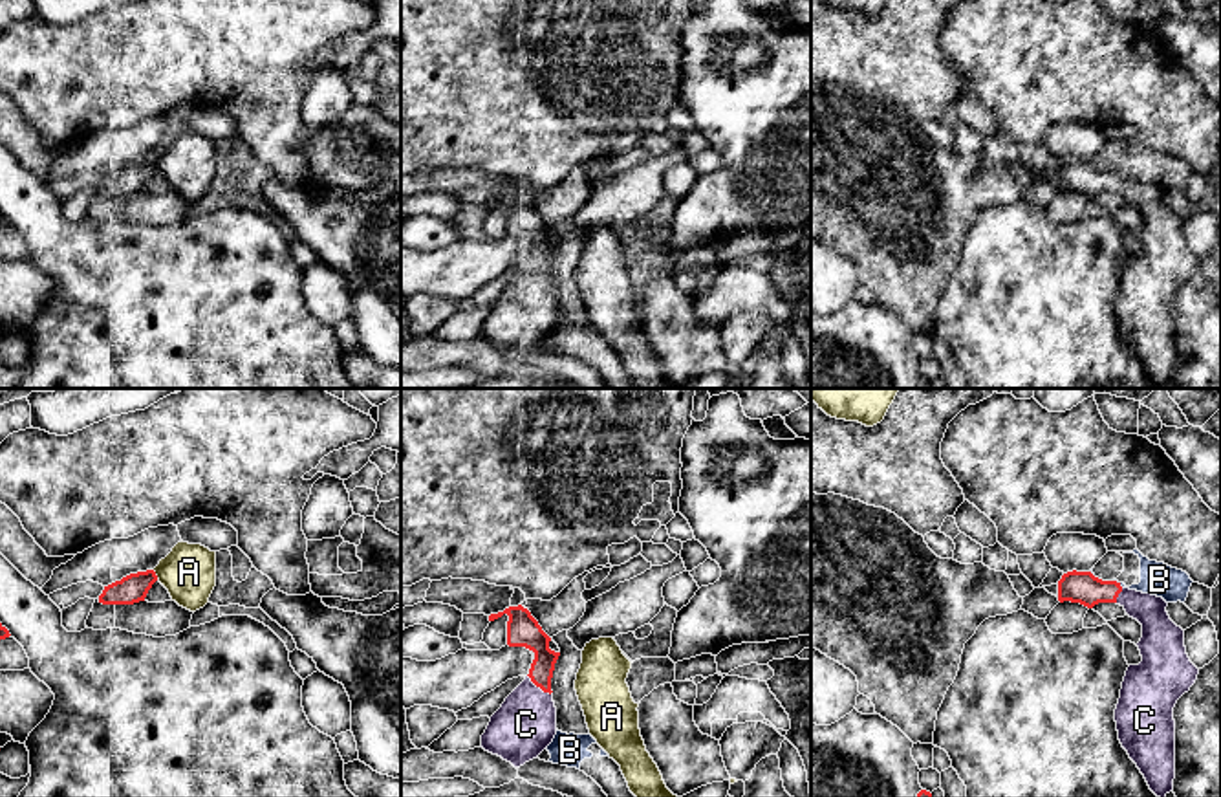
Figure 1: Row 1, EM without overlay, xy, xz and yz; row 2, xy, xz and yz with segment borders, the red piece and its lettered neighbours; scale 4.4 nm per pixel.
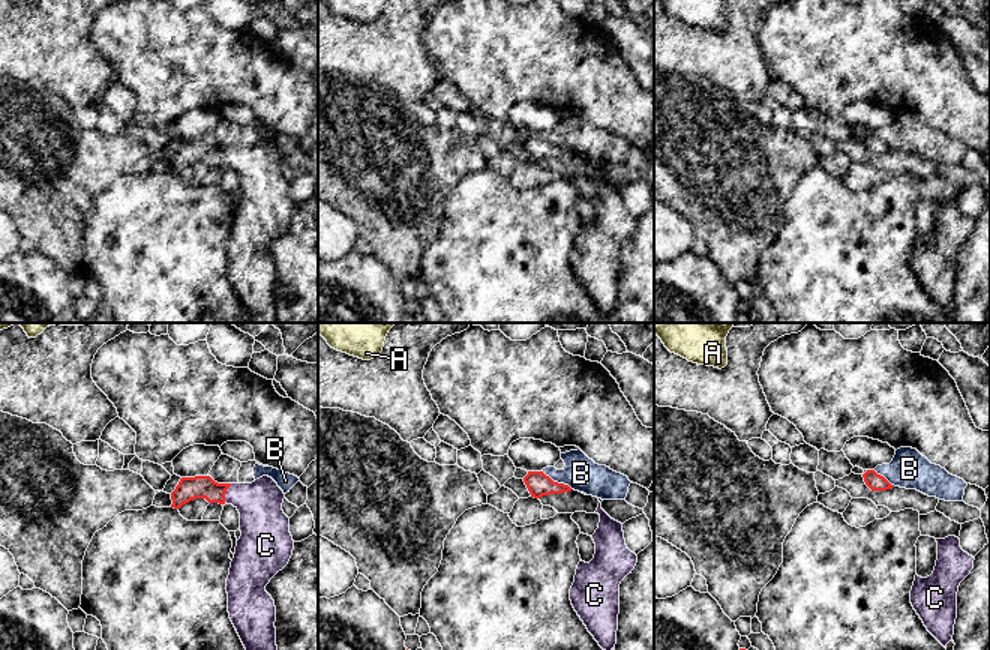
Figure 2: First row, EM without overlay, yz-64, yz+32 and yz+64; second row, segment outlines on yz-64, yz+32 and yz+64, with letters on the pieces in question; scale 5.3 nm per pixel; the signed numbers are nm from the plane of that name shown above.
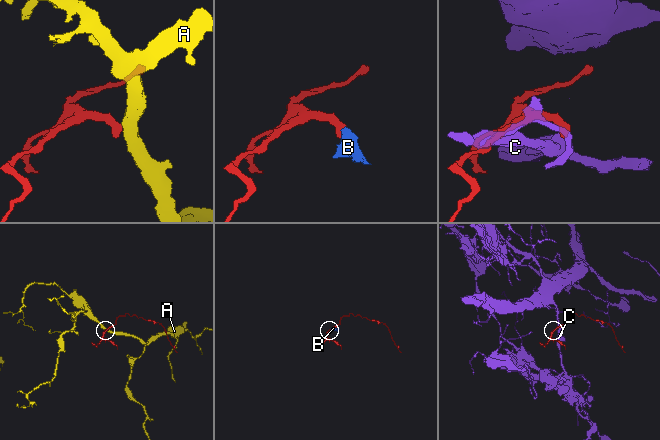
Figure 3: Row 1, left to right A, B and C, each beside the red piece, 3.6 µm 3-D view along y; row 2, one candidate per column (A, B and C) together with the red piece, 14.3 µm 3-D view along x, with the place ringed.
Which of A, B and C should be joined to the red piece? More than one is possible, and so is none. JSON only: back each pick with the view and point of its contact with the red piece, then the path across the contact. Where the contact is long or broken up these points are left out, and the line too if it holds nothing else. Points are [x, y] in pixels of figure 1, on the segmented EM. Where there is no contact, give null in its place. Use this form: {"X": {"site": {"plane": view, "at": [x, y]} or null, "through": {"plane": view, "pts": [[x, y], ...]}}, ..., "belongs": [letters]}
{"C": {"site": {"plane": "xz", "at": [539, 686]}}, "belongs": ["C"]}

